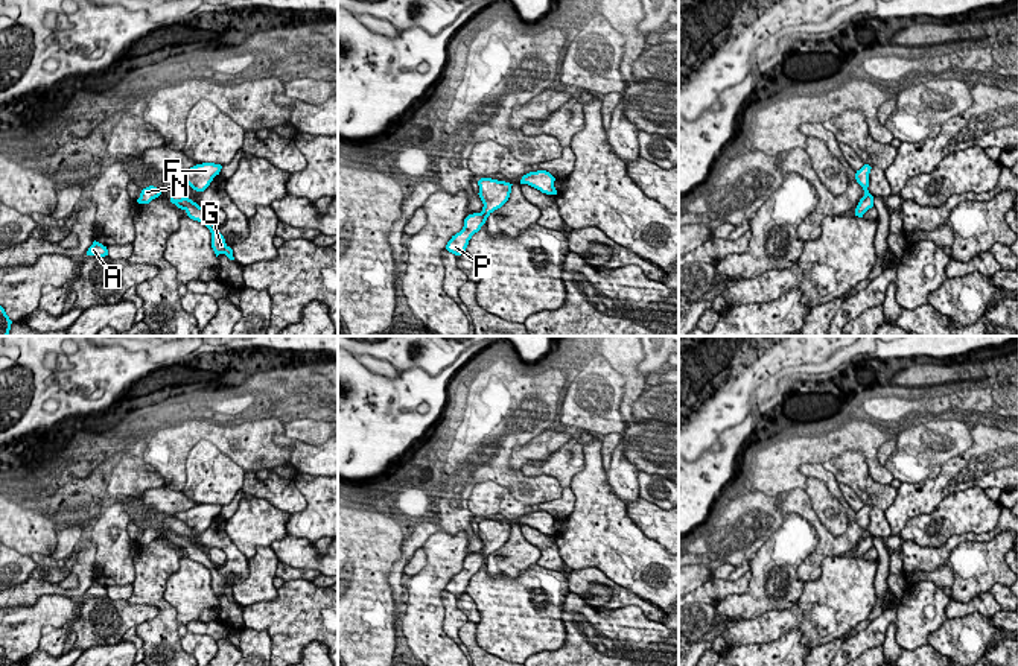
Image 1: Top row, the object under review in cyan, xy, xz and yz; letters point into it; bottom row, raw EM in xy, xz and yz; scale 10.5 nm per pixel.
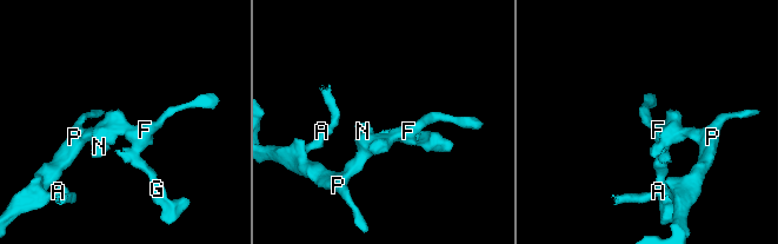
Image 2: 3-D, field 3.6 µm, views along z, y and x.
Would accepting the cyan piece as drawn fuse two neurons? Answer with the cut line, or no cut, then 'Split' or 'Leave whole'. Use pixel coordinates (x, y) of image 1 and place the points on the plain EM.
No split. Leave whole

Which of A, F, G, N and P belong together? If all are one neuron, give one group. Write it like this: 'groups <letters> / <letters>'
groups A F G N P

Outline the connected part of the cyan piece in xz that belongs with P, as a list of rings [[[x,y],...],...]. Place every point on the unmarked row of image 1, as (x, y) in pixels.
[[[481,519],[478,522],[478,526],[479,526],[478,535],[484,547],[481,553],[469,555],[464,560],[463,570],[452,576],[452,579],[447,582],[446,590],[455,596],[461,596],[466,593],[466,588],[472,576],[481,570],[487,558],[495,550],[501,549],[508,541],[513,525],[492,519]]]

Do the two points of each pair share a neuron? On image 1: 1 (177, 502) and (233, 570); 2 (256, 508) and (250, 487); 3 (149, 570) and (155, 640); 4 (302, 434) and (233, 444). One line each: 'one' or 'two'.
1: two
2: two
3: one
4: two

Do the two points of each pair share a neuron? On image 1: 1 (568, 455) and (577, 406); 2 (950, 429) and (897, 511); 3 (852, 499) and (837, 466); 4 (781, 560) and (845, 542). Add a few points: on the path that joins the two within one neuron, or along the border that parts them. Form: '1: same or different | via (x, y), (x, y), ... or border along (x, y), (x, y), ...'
1: different | border along (565, 424), (585, 429)
2: different | border along (947, 461), (928, 479), (901, 482)
3: different | border along (839, 481), (845, 482), (865, 504)
4: different | border along (801, 517), (817, 535), (798, 569), (804, 583)

